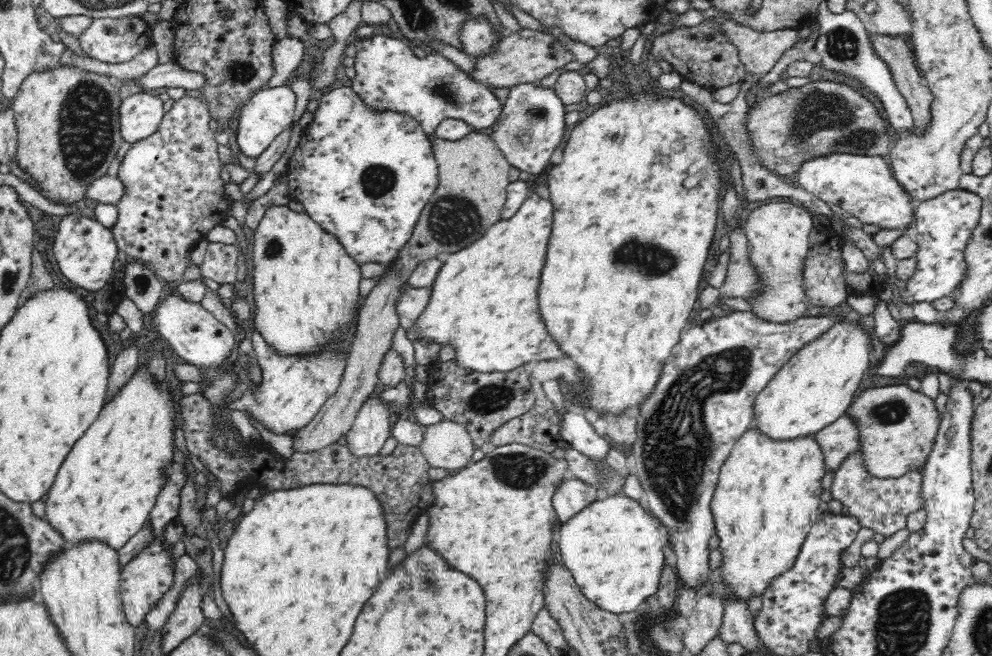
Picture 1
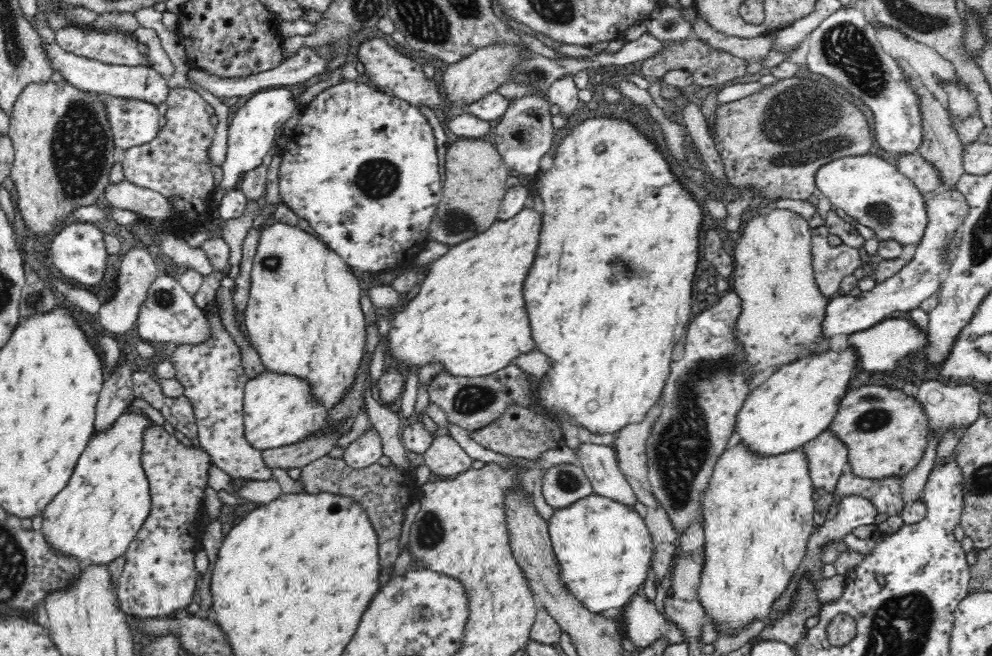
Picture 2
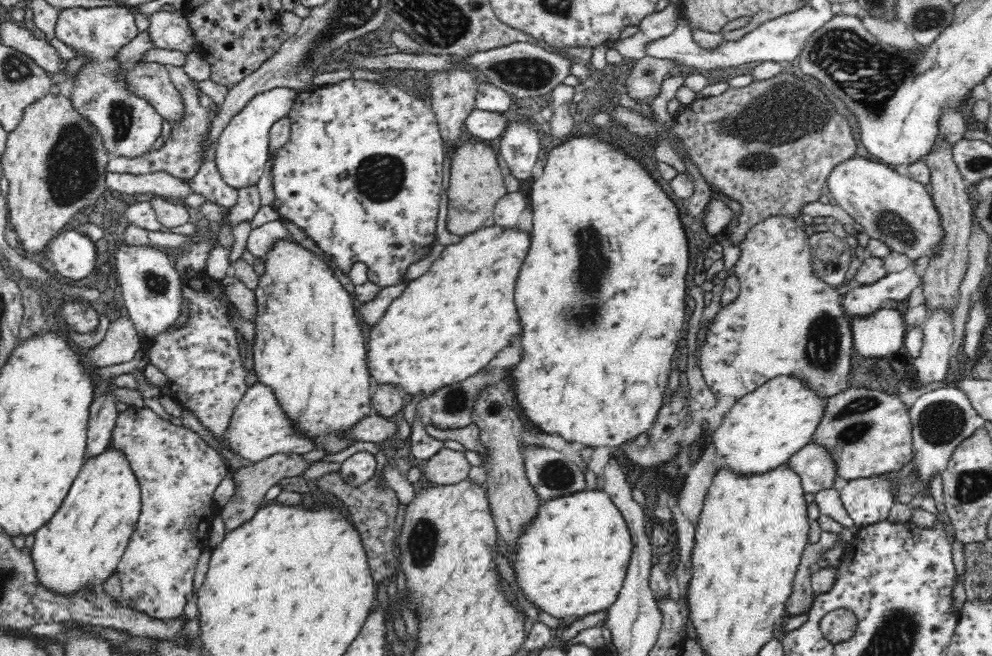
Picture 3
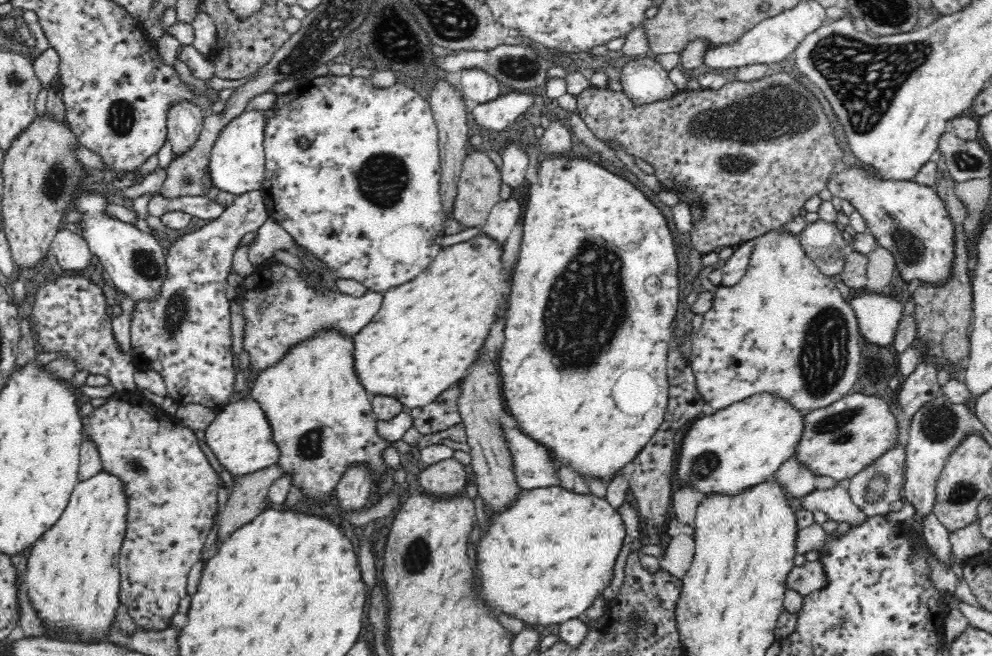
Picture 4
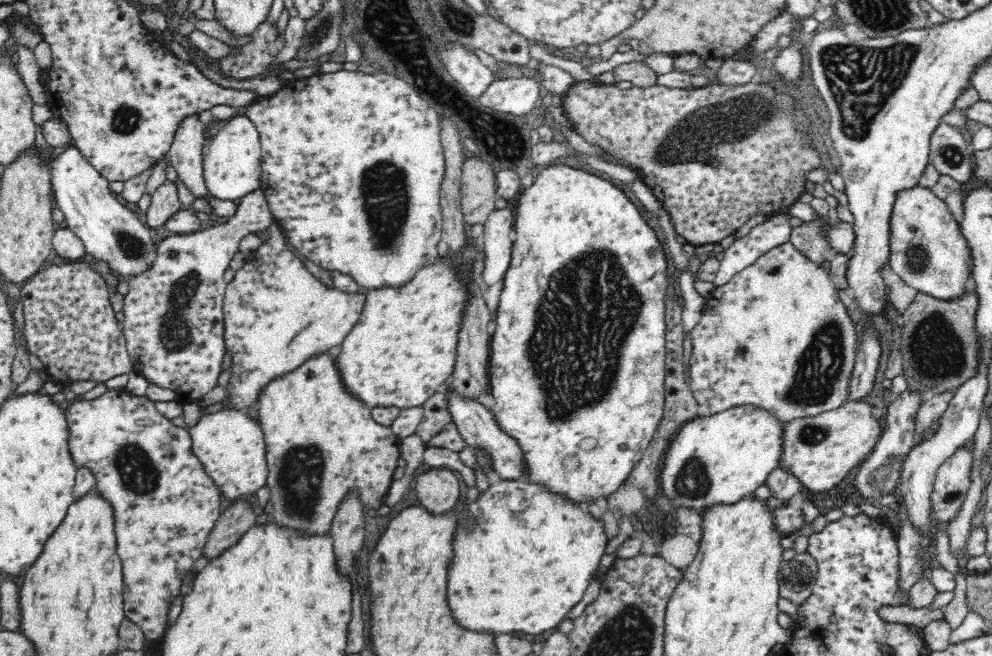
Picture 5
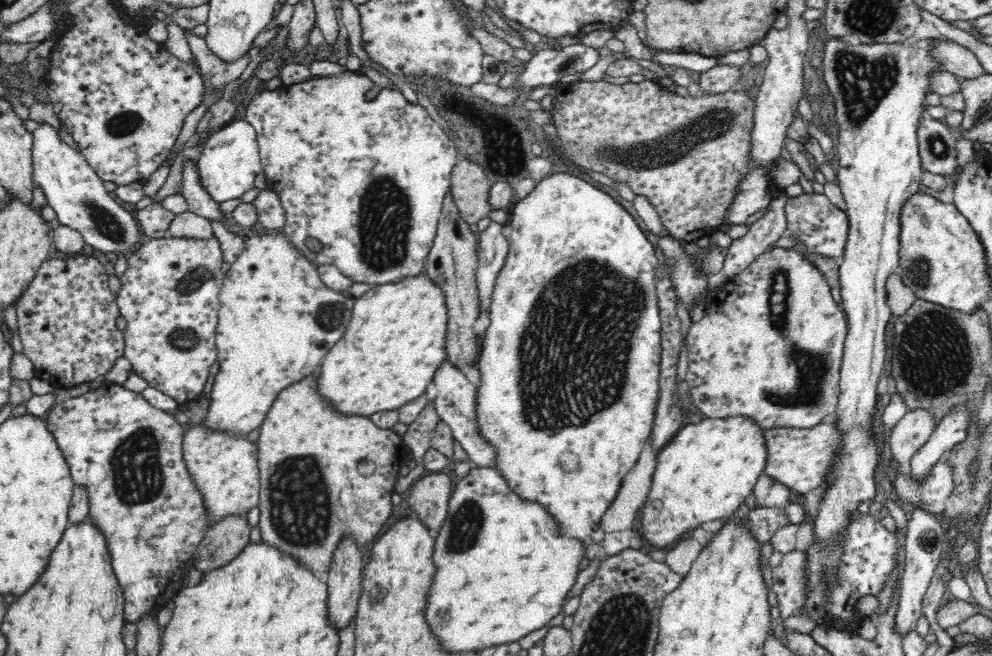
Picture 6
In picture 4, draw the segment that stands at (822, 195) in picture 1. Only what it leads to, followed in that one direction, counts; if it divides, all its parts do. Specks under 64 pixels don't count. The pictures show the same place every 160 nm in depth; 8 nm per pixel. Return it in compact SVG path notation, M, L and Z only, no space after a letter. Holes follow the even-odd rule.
M862 166L844 167L842 172L838 172L827 183L827 187L836 198L844 198L850 202L850 206L856 208L856 212L864 219L865 226L868 226L870 234L880 243L880 246L894 255L897 270L906 282L917 279L929 284L942 284L948 278L952 264L955 235L952 220L942 199L933 187L910 180L885 180L876 176L873 170L872 168L866 170Z

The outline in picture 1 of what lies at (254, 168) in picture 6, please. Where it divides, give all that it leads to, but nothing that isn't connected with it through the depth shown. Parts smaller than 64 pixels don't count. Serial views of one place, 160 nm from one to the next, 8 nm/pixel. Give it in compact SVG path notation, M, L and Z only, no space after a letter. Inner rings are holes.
M288 85L273 88L264 87L241 108L236 142L242 155L258 158L272 144L272 141L294 120L296 94Z

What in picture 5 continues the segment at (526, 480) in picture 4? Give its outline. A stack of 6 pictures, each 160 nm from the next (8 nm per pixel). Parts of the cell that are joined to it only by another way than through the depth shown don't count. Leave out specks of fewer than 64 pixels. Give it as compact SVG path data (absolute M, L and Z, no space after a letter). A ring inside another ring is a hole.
M452 387L447 392L448 406L451 408L453 423L458 426L460 435L466 439L466 444L476 448L484 447L492 454L492 465L497 479L503 480L528 480L528 465L526 465L526 457L522 453L522 446L518 445L518 439L508 435L504 429L500 427L496 415L490 412L479 402L473 400L465 400L454 394Z

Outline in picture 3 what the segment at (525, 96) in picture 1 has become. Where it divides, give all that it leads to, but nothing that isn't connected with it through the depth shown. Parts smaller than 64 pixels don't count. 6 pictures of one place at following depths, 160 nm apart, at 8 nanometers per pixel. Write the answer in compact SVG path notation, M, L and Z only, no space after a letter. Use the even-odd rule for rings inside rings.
M522 120L510 124L508 132L500 140L500 156L506 160L506 172L514 172L516 178L532 176L532 168L542 150L538 128L530 122Z

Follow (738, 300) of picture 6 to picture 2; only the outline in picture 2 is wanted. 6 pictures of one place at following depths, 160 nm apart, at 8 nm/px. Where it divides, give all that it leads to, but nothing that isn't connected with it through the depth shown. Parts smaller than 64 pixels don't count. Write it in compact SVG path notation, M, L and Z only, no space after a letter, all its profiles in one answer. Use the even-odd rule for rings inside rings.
M782 208L766 209L754 214L754 217L746 222L740 238L734 244L735 268L731 277L732 290L742 301L738 339L746 347L748 364L755 375L761 372L773 372L804 355L822 353L830 348L820 332L823 312L829 301L822 296L815 282L811 251L812 230L807 220L798 212L793 212L791 209L782 210ZM794 346L800 348L792 351Z

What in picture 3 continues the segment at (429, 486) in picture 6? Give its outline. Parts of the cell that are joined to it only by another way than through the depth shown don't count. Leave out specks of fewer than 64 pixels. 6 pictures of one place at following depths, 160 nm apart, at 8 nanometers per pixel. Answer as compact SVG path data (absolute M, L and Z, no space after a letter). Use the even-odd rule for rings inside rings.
M442 447L426 461L422 468L422 476L425 476L430 484L456 484L468 478L470 468L472 463L466 458L464 452Z

